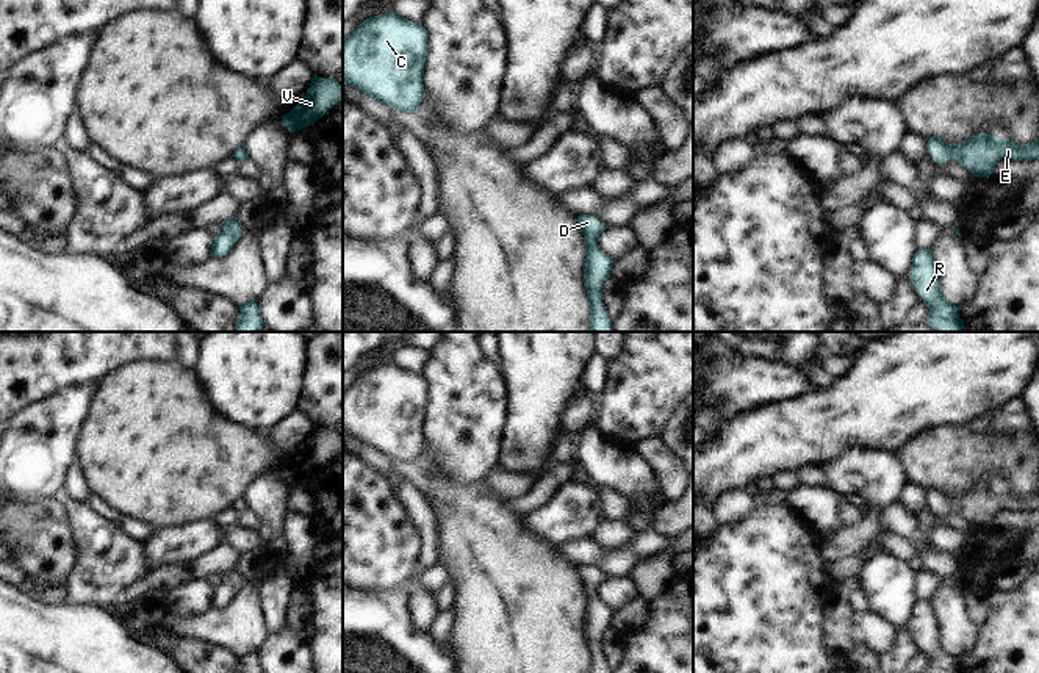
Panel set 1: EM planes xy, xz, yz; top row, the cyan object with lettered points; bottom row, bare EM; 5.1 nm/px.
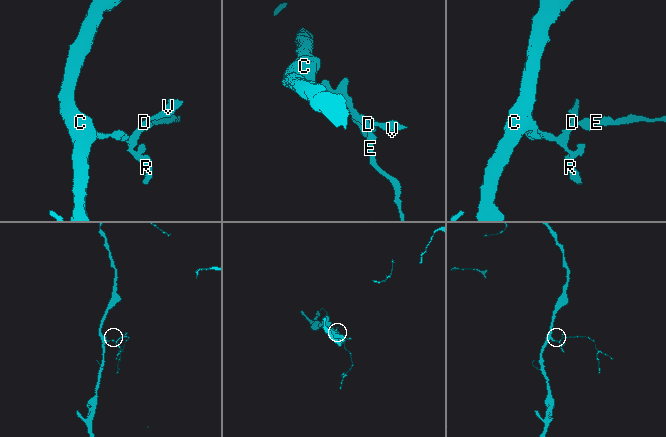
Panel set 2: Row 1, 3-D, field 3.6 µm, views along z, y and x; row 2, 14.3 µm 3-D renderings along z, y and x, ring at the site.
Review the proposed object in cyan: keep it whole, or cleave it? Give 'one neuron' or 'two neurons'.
one neuron

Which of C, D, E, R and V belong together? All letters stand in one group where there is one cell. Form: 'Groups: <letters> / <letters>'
Groups: C D E R V.

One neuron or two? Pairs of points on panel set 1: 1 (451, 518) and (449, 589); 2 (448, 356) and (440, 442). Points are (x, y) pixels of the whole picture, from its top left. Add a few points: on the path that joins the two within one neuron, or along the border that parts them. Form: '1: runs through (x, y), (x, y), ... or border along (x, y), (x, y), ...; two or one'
1: border along (448, 579), (456, 586), (456, 600), (451, 604); two
2: runs through (448, 377), (448, 420); one

